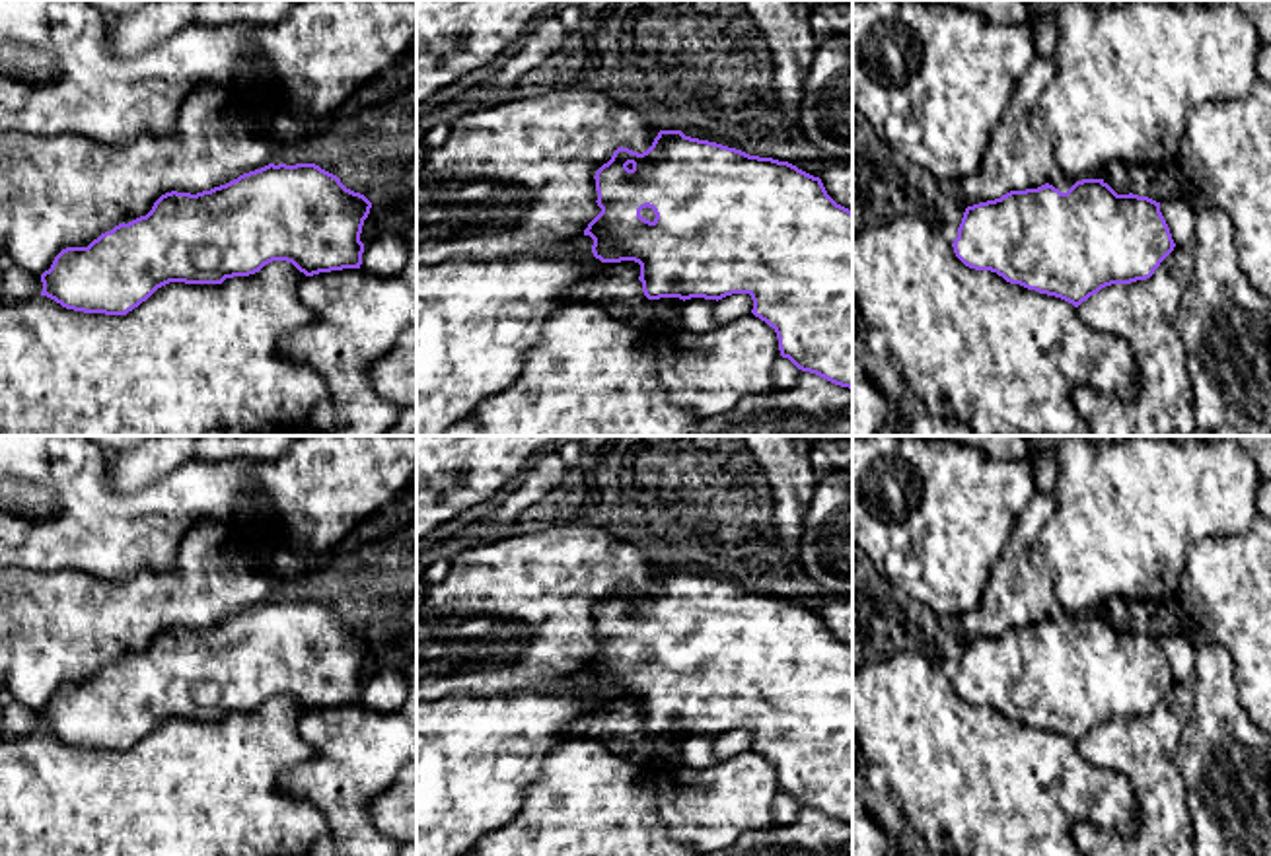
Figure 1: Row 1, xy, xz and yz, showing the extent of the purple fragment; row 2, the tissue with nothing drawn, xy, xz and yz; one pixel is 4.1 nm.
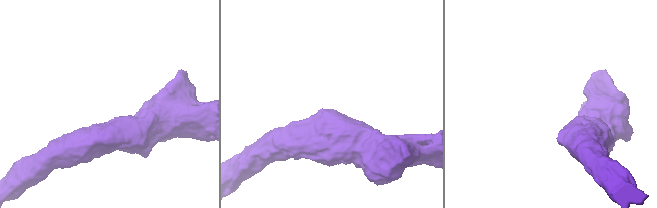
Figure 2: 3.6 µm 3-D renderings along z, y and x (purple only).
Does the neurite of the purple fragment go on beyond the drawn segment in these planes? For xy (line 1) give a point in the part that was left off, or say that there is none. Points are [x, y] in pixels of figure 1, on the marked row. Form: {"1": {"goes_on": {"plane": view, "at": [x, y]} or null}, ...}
{"1": {"goes_on": null}}

